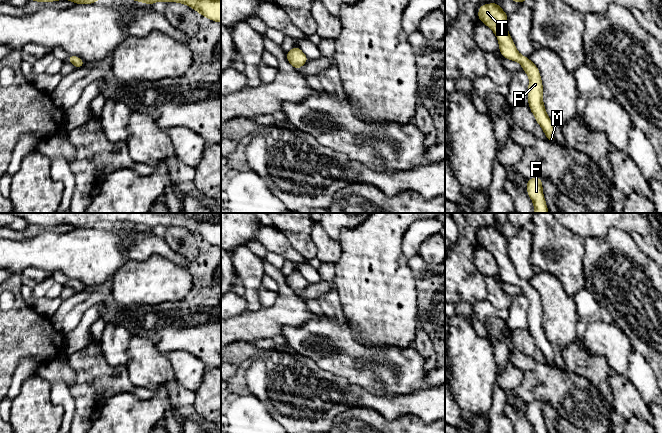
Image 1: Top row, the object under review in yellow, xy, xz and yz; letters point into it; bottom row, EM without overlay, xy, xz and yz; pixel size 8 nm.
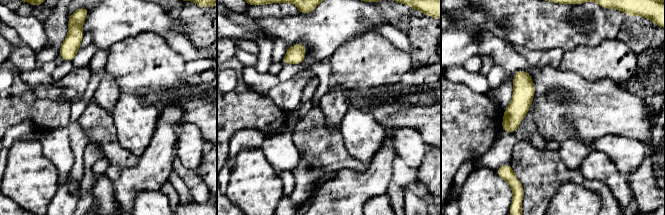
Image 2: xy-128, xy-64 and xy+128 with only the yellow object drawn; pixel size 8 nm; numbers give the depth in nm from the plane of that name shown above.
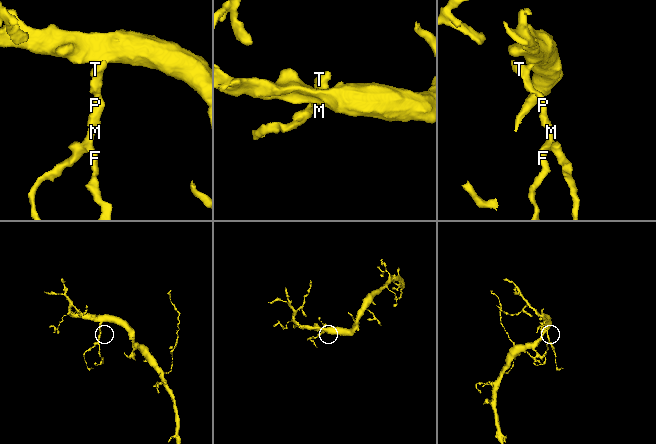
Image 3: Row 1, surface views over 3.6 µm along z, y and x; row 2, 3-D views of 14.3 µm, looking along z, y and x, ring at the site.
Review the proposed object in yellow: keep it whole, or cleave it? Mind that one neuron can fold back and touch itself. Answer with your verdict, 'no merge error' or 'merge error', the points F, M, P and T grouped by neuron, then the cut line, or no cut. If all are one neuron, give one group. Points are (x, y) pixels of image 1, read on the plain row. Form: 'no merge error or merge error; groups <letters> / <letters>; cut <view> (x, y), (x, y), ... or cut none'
no merge error; groups F M P T; cut none

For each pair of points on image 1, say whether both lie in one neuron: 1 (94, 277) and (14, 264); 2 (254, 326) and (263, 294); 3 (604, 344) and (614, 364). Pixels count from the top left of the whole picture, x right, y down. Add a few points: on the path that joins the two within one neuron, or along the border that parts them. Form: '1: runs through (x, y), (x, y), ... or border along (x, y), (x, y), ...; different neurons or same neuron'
1: runs through (74, 258), (34, 258); same neuron
2: border along (278, 293), (276, 301), (272, 305), (263, 308); different neurons
3: runs through (609, 349), (614, 354), (614, 359); same neuron

